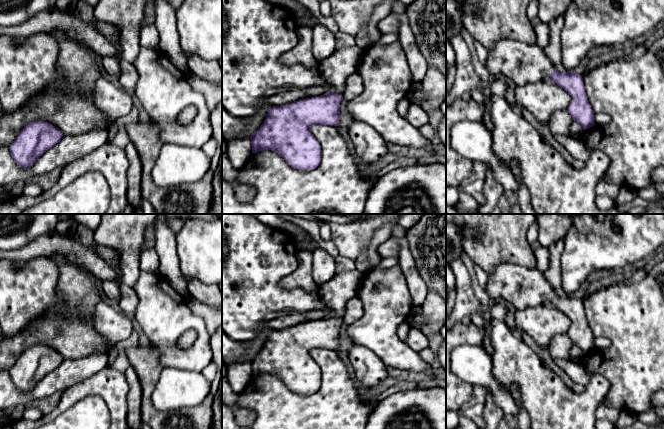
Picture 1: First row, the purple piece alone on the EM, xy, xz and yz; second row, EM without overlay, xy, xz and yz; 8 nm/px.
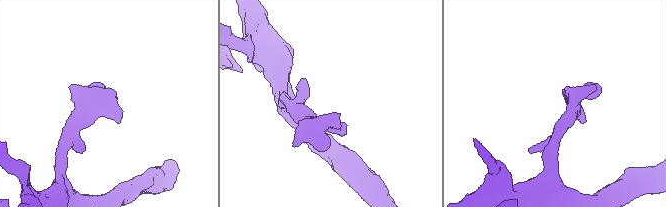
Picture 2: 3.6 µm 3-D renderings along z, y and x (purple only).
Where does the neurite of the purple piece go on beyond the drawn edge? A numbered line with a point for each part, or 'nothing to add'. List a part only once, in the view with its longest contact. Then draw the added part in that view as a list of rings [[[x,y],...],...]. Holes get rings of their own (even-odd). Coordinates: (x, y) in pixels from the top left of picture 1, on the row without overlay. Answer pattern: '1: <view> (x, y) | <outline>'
1: yz (522, 288) | [[[511,263],[497,265],[489,272],[484,290],[489,298],[500,298],[515,310],[549,303],[554,294],[544,274],[537,268],[528,269]]]

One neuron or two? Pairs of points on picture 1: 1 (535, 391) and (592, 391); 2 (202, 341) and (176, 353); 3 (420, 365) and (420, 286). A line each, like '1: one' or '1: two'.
1: one
2: one
3: two

